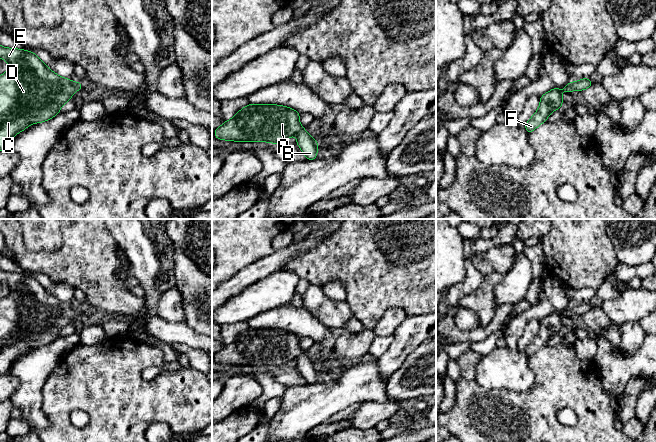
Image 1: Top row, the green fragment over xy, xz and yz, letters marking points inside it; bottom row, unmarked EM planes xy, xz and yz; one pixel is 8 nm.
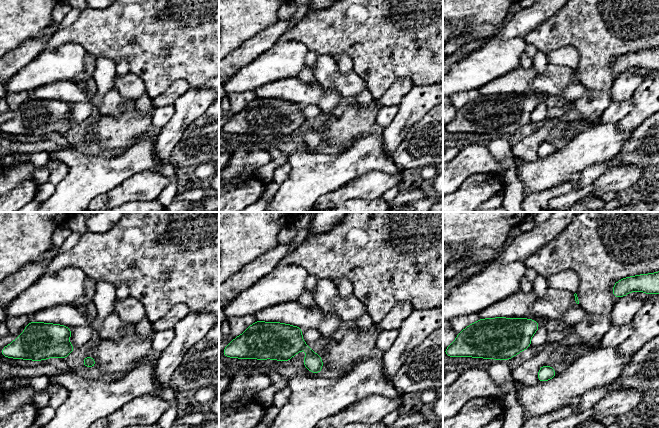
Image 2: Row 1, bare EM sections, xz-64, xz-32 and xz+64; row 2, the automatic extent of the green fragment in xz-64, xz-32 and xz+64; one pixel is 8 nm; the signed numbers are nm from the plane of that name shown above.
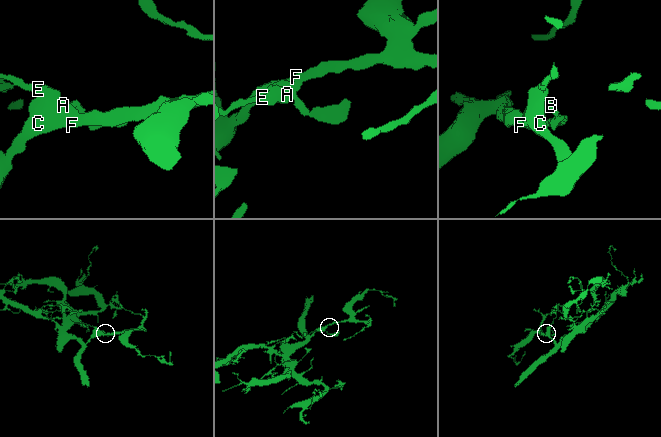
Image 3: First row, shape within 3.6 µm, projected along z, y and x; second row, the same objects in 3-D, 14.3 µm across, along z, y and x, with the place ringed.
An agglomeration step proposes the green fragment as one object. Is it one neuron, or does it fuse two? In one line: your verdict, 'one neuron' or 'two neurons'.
one neuron

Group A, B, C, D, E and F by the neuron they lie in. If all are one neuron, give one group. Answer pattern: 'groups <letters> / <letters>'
groups A B C D E F

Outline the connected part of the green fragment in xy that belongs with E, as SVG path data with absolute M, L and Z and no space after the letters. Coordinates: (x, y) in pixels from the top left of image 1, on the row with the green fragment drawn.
M0 45L0 59L10 65L9 70L0 75L0 151L3 151L9 148L13 137L29 125L59 114L60 108L83 87L79 80L72 82L54 73L34 52Z

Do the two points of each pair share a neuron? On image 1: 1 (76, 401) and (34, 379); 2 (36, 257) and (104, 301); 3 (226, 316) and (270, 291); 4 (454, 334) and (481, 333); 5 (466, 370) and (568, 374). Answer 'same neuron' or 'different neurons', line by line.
1: different neurons
2: same neuron
3: same neuron
4: same neuron
5: different neurons

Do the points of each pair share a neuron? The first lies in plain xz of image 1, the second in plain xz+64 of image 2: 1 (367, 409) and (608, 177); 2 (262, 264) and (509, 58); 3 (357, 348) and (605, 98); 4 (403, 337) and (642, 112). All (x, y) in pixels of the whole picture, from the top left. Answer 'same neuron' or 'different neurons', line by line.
1: same neuron
2: different neurons
3: same neuron
4: same neuron

